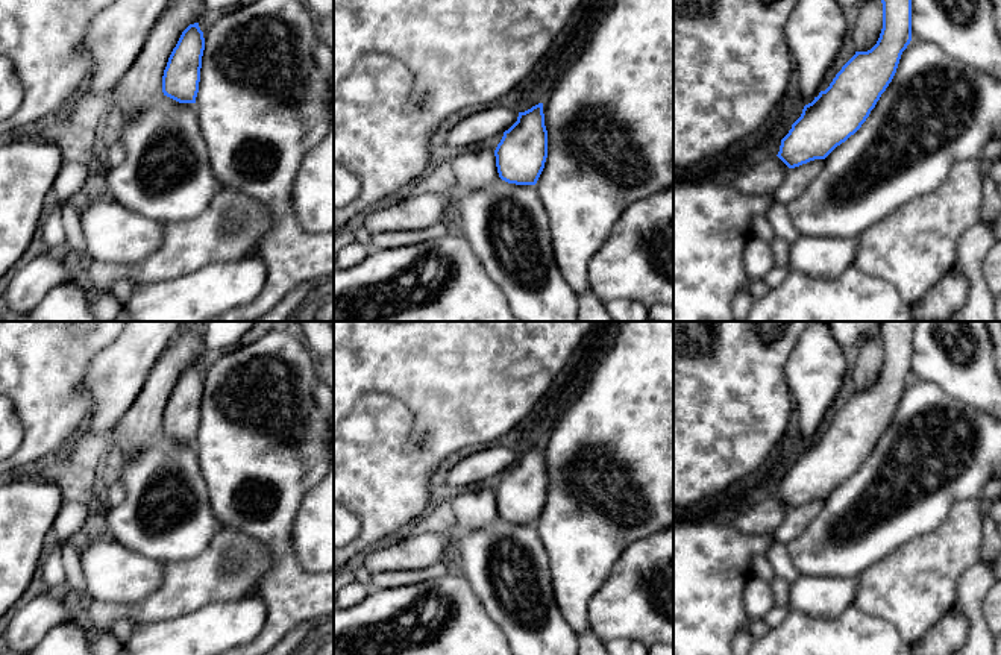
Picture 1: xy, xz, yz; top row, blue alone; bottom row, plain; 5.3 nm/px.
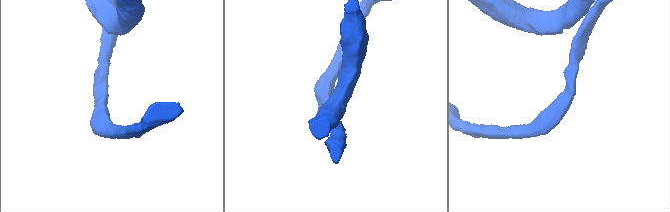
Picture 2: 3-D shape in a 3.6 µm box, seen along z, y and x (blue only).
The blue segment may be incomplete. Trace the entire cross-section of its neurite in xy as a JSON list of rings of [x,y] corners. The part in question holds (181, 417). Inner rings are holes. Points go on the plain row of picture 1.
[[[199,362],[190,364],[182,371],[164,409],[164,435],[179,443],[196,443],[203,390],[205,378]]]

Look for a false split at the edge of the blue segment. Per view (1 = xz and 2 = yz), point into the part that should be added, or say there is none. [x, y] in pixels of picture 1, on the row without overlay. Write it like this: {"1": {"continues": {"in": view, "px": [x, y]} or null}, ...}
{"1": {"continues": null}, "2": {"continues": null}}

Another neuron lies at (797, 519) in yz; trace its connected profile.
[[[814,499],[795,508],[789,508],[783,523],[770,534],[774,540],[784,544],[795,540],[822,511],[825,499]]]

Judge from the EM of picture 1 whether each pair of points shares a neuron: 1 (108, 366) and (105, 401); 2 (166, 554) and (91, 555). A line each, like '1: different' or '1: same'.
1: same
2: different

